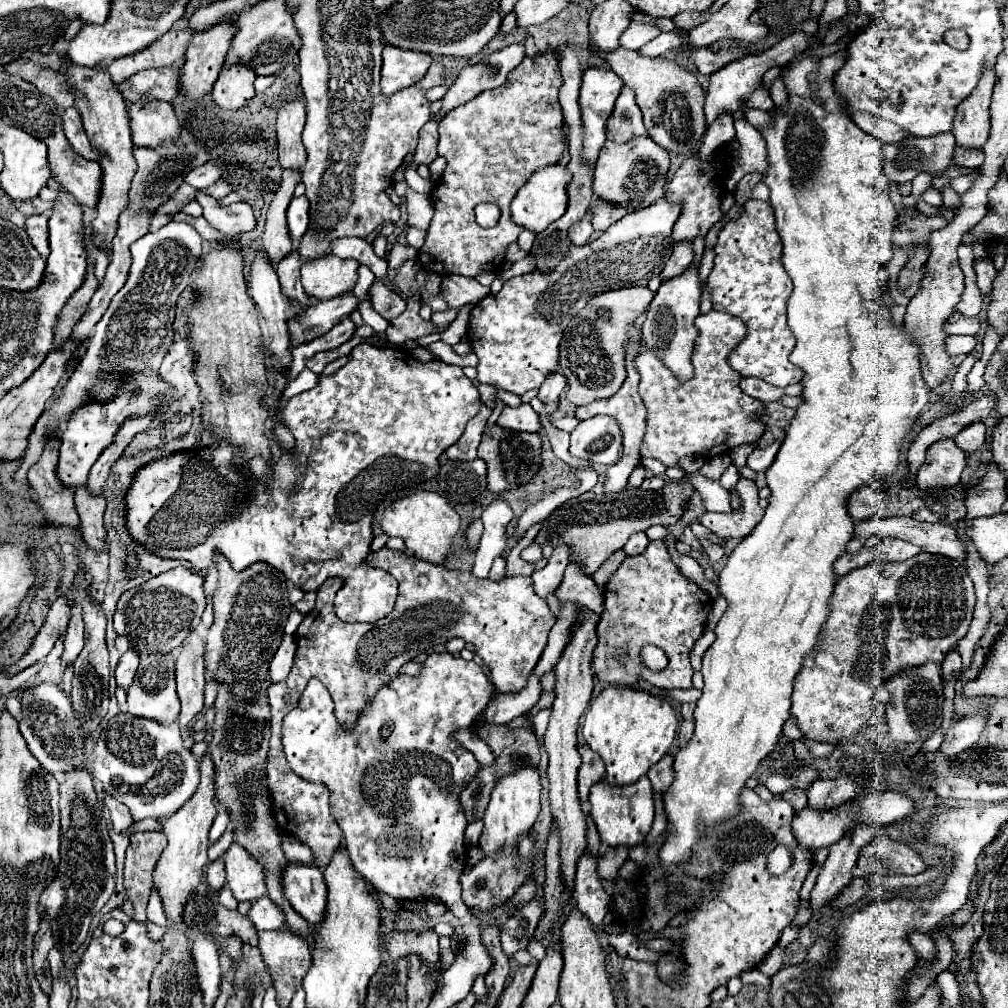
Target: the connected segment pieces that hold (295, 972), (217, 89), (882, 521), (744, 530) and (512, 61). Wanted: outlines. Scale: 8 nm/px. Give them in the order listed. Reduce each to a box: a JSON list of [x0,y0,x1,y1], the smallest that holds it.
[[258,928,312,1006],[212,66,254,108],[854,516,966,560],[700,478,764,540],[442,42,524,112]]

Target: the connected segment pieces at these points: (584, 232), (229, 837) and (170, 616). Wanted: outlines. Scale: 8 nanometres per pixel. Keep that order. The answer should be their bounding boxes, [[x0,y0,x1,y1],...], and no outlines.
[[570,214,594,246],[208,827,233,863],[116,566,206,656]]

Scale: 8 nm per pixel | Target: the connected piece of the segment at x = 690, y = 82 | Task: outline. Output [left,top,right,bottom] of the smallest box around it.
[604,48,706,156]

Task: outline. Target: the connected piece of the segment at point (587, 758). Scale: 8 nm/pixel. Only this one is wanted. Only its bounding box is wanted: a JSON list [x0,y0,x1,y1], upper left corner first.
[578,746,604,808]

